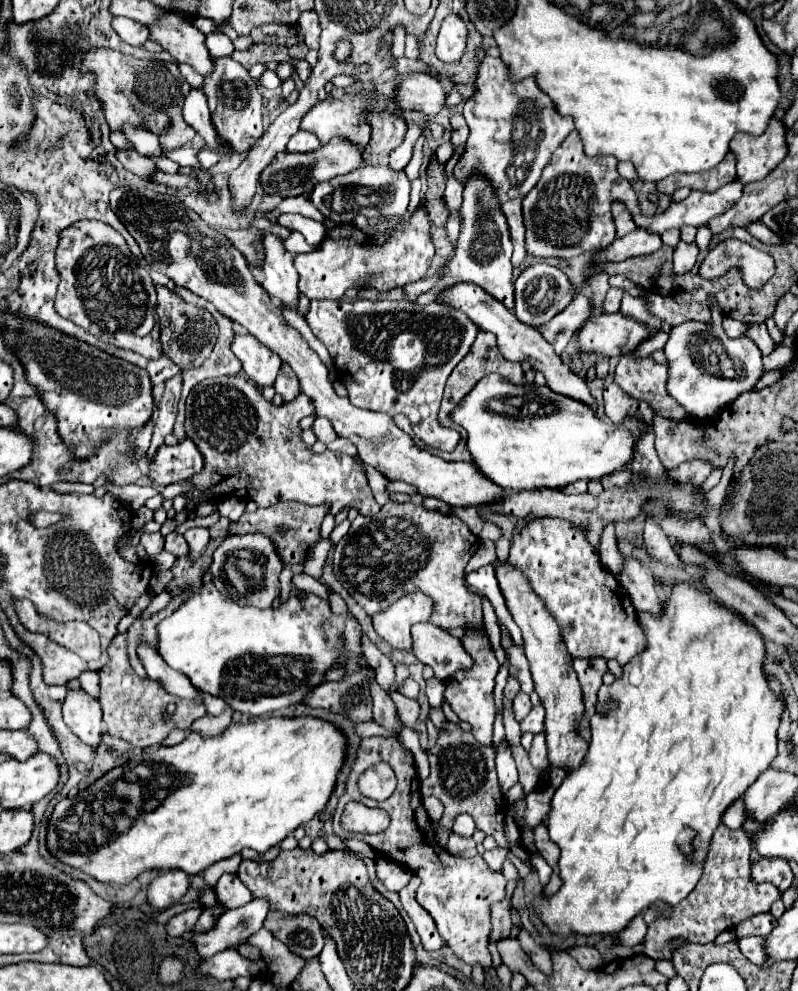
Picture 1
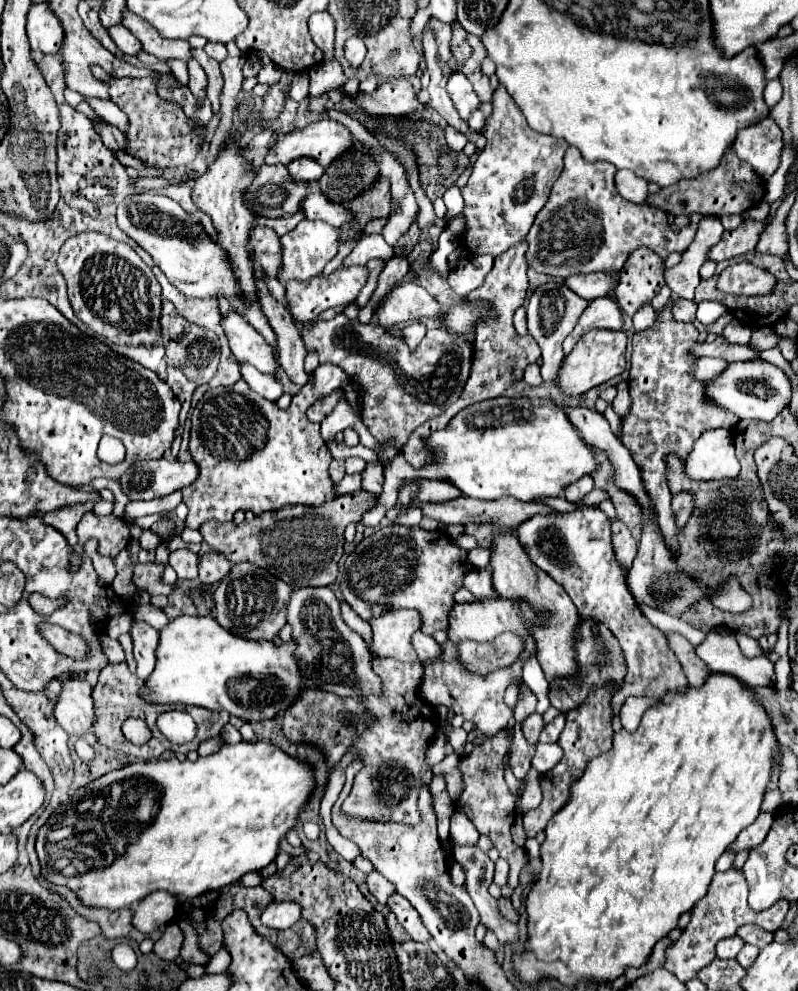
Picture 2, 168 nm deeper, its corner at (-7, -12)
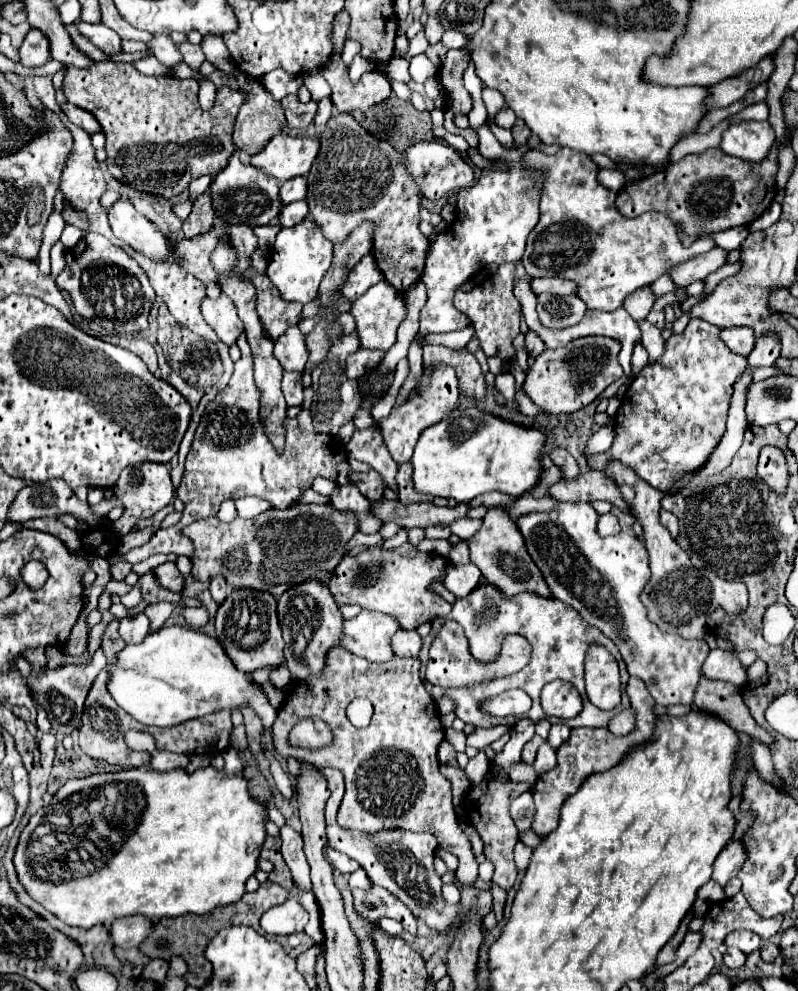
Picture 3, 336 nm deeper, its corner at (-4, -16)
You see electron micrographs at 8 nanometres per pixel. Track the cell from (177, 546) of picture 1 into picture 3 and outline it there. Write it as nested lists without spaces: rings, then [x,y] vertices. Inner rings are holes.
[[[165,562],[161,566],[157,566],[155,570],[155,576],[157,576],[157,582],[171,590],[171,592],[183,592],[183,586],[185,586],[185,576],[177,570],[177,564],[175,562]]]

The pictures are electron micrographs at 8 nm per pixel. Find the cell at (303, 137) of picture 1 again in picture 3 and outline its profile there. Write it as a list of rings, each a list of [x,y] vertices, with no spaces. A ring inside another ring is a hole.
[[[299,176],[295,180],[283,182],[279,196],[281,196],[283,204],[291,204],[295,200],[305,200],[305,192],[307,192],[307,180],[303,176]]]

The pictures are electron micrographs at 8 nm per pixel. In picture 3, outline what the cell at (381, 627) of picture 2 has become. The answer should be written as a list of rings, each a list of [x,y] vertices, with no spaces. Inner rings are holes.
[[[361,610],[361,614],[353,620],[345,620],[345,636],[341,646],[359,658],[371,662],[387,662],[395,656],[391,648],[391,636],[397,630],[401,628],[393,616]]]

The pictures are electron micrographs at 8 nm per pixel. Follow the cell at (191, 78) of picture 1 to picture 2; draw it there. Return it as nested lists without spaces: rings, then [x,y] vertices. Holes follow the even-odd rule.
[[[172,58],[172,60],[168,60],[166,64],[168,64],[170,72],[178,78],[178,82],[182,82],[182,84],[186,84],[186,82],[188,82],[188,68],[186,68],[186,62],[184,62],[184,60]]]

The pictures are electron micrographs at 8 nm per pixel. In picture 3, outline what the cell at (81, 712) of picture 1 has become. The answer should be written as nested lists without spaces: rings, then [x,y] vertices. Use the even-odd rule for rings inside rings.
[[[99,648],[89,666],[63,666],[63,668],[57,668],[57,670],[49,670],[45,676],[39,676],[35,680],[35,684],[31,686],[31,694],[33,694],[35,702],[39,702],[47,710],[51,728],[55,732],[71,734],[73,730],[77,730],[81,726],[83,702],[87,698],[87,692],[89,692],[95,676],[105,668],[105,664],[107,664],[107,657],[103,648]]]

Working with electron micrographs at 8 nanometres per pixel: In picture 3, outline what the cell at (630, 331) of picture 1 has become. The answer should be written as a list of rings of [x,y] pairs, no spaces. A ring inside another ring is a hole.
[[[585,336],[573,340],[563,348],[545,350],[531,366],[523,390],[545,412],[551,414],[577,412],[583,406],[591,404],[611,382],[623,376],[619,364],[619,350],[621,344],[605,336]]]

